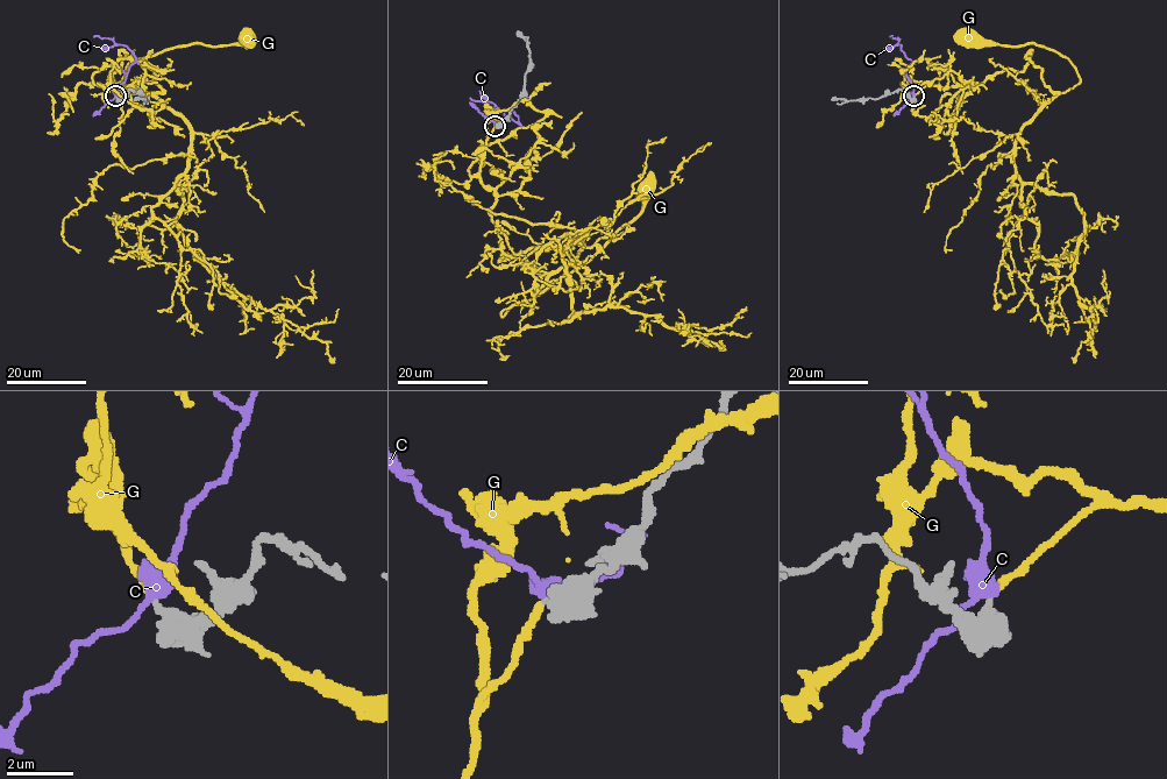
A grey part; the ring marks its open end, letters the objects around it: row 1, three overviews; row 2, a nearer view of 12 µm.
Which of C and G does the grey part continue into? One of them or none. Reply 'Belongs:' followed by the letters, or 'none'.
Belongs: G

